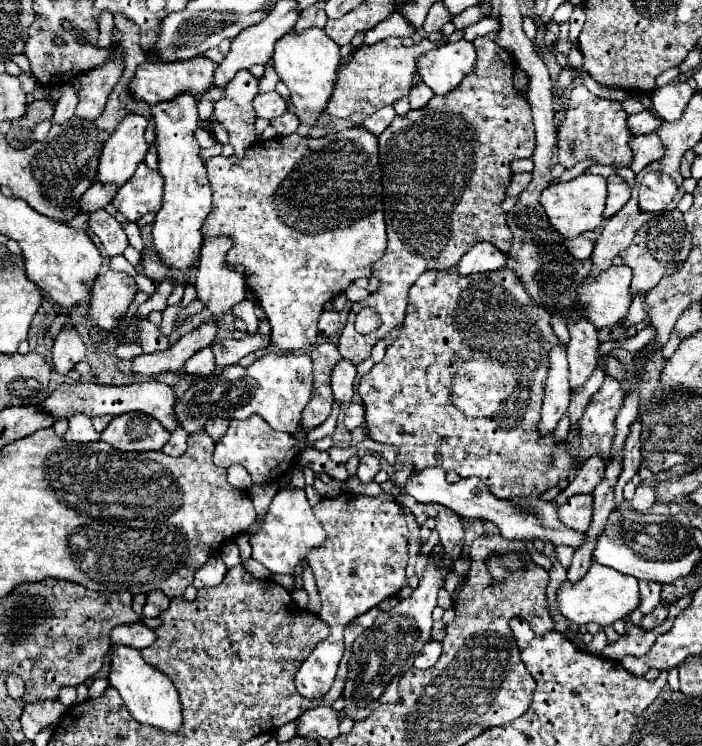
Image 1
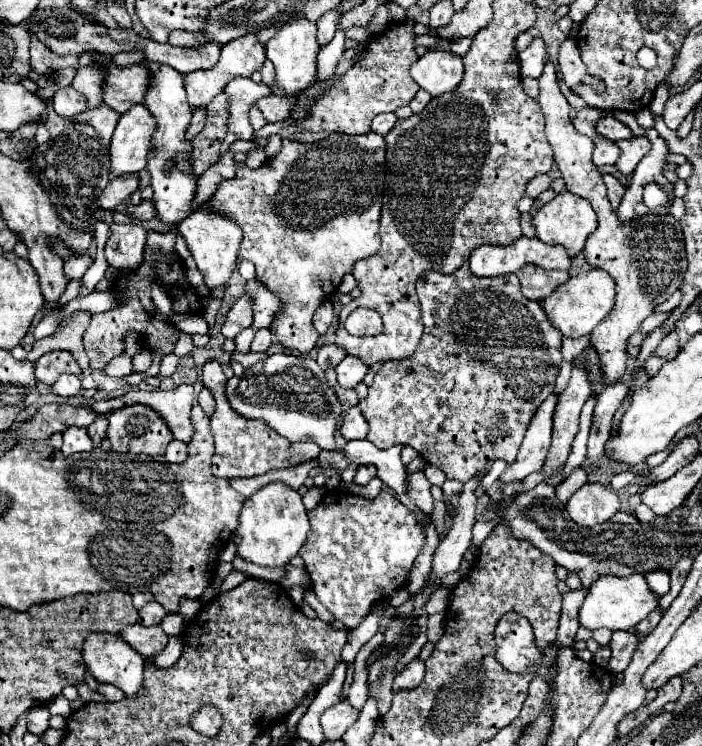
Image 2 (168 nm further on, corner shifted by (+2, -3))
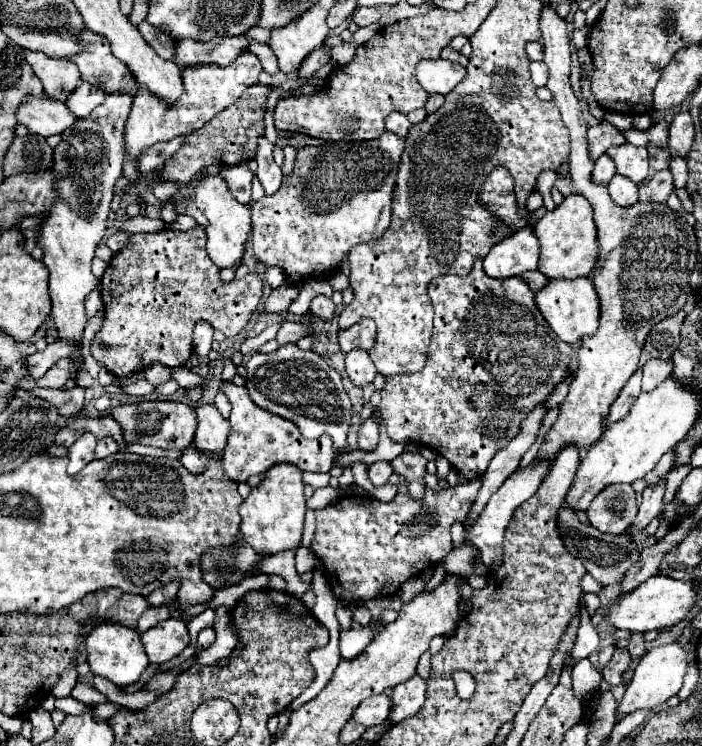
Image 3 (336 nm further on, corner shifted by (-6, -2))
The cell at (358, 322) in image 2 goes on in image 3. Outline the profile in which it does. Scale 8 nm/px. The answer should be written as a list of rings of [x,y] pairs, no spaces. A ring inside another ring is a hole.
[[[362,319],[348,329],[340,329],[338,341],[340,341],[340,349],[344,353],[348,353],[356,347],[372,349],[376,343],[376,323],[372,319]]]

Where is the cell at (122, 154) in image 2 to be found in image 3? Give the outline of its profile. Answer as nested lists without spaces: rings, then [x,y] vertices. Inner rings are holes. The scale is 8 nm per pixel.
[[[250,51],[240,55],[234,63],[228,67],[216,67],[208,65],[206,67],[186,67],[182,69],[182,83],[184,83],[184,93],[182,97],[168,107],[160,97],[152,95],[146,87],[138,87],[134,95],[134,103],[126,121],[126,151],[128,155],[136,161],[140,153],[148,147],[152,147],[158,141],[168,141],[172,137],[188,135],[200,127],[204,127],[216,113],[226,109],[228,105],[236,103],[240,95],[258,81],[258,75],[262,71],[262,65],[258,57]]]

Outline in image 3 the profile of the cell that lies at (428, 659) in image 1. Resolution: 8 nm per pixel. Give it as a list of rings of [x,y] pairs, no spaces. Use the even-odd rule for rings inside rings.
[[[414,675],[412,679],[396,685],[392,689],[394,709],[390,713],[390,721],[400,723],[410,715],[416,715],[422,709],[424,699],[426,699],[426,681],[422,677]]]

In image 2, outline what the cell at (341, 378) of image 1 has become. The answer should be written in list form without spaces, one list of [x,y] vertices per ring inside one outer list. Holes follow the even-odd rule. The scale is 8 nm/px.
[[[346,356],[338,366],[336,366],[336,374],[338,374],[338,384],[342,388],[354,388],[358,382],[362,382],[362,378],[366,376],[368,366],[364,362],[360,362],[354,356]]]

